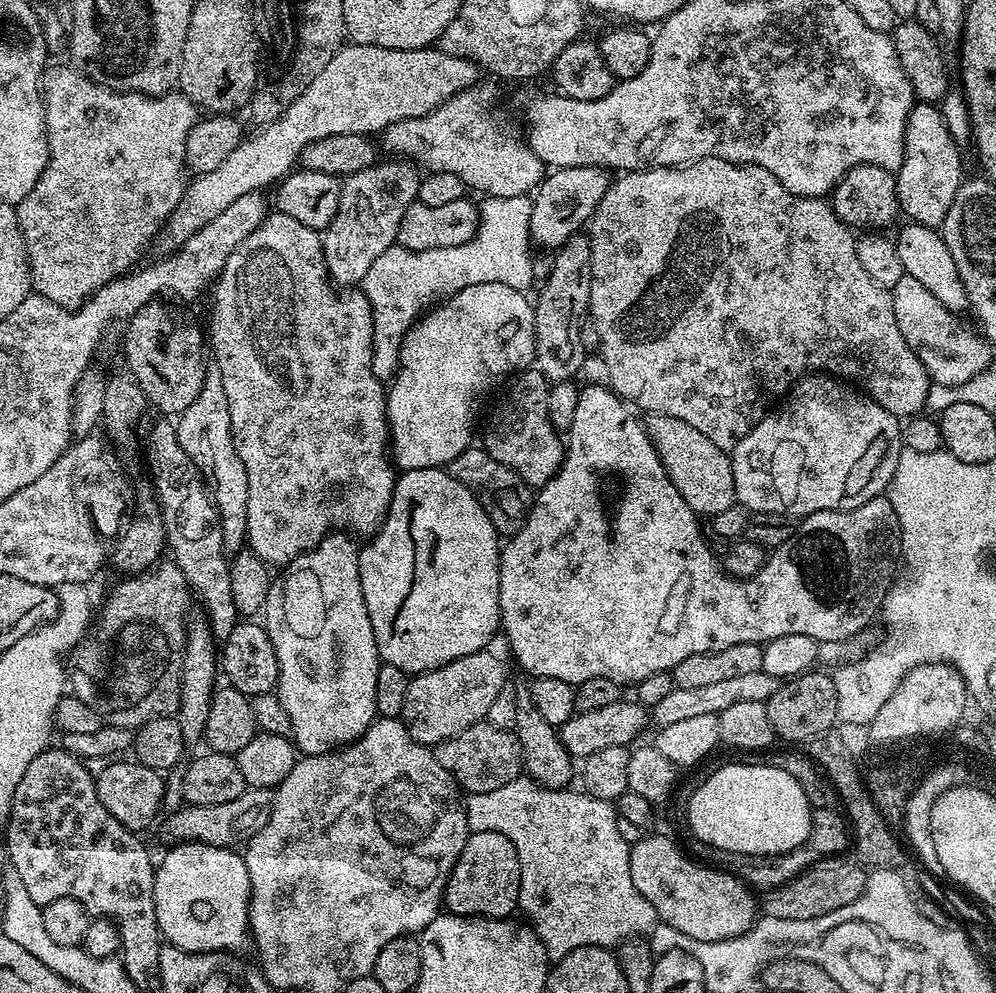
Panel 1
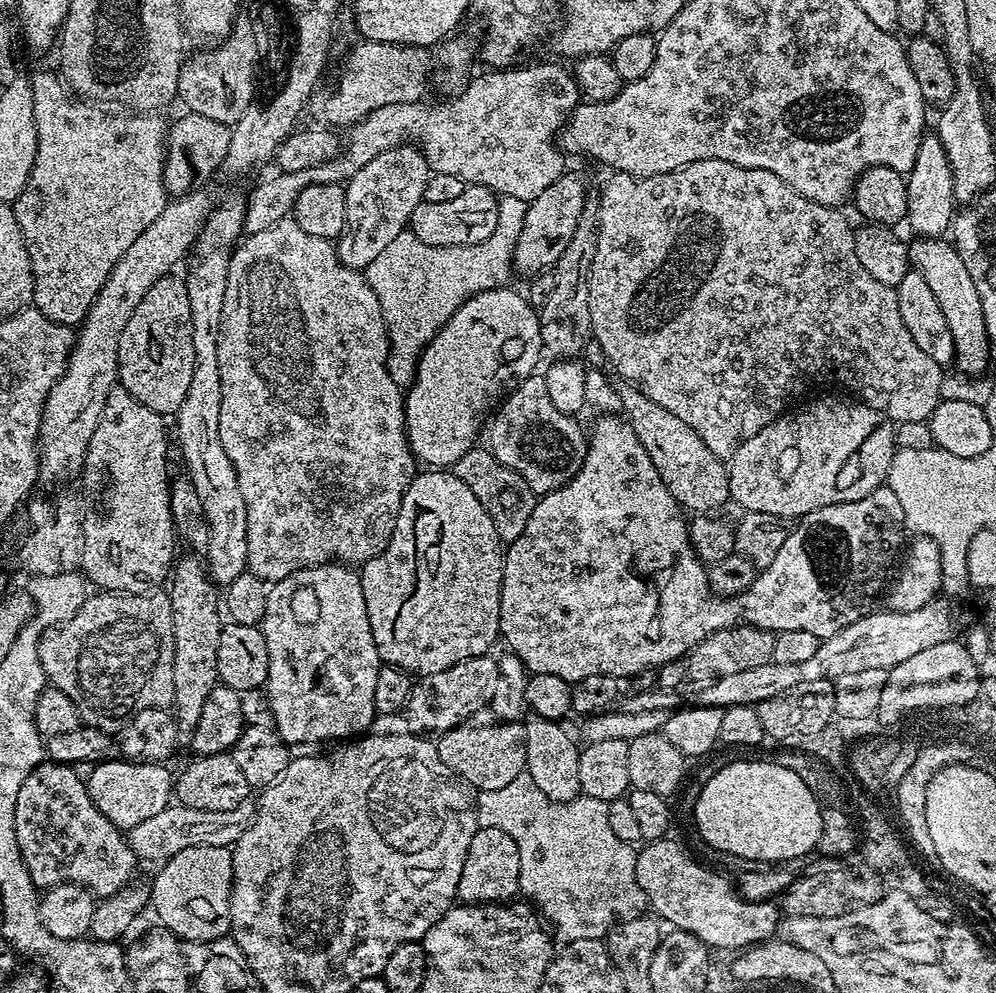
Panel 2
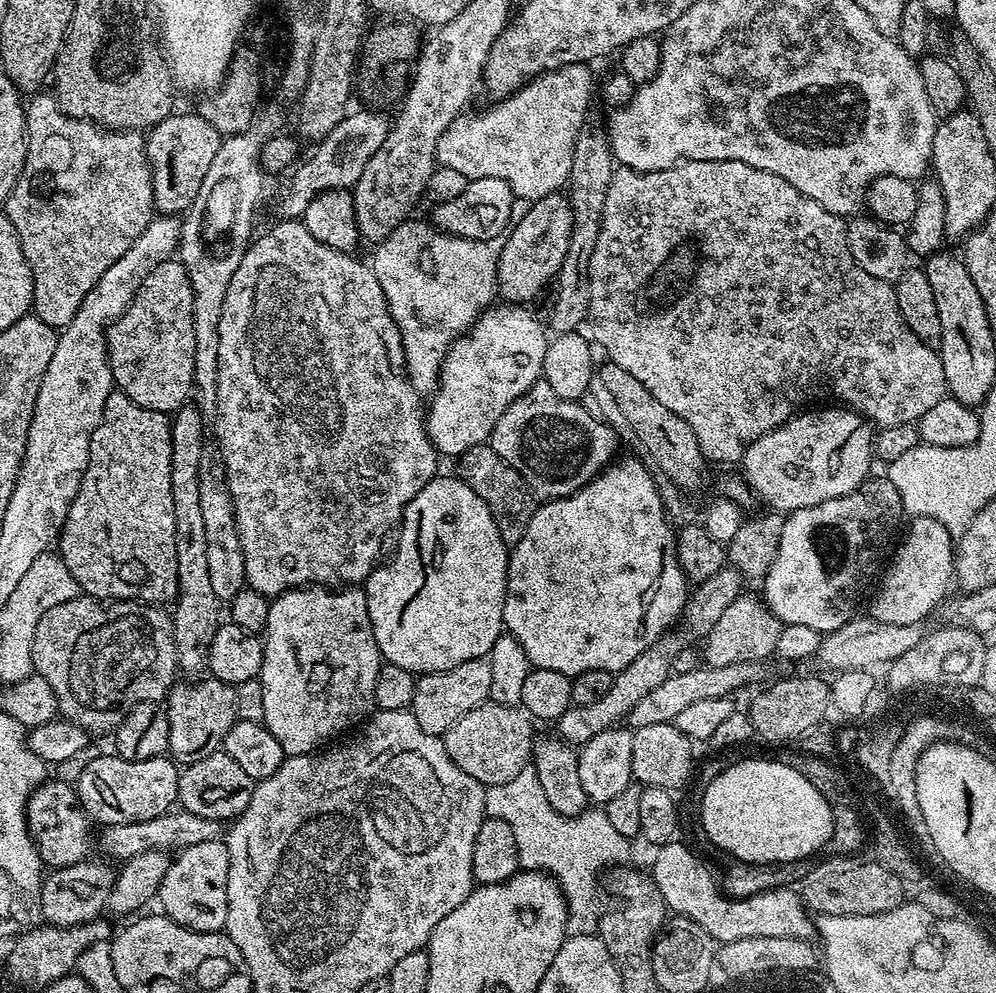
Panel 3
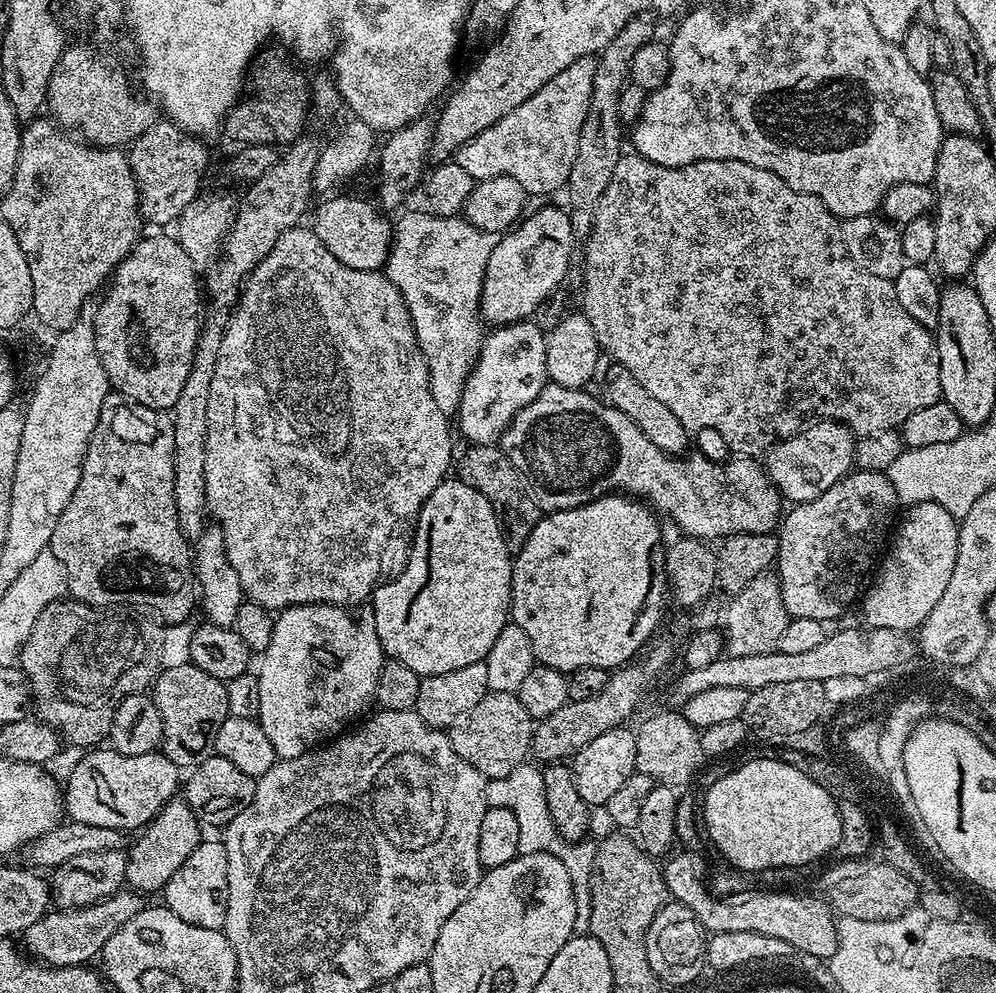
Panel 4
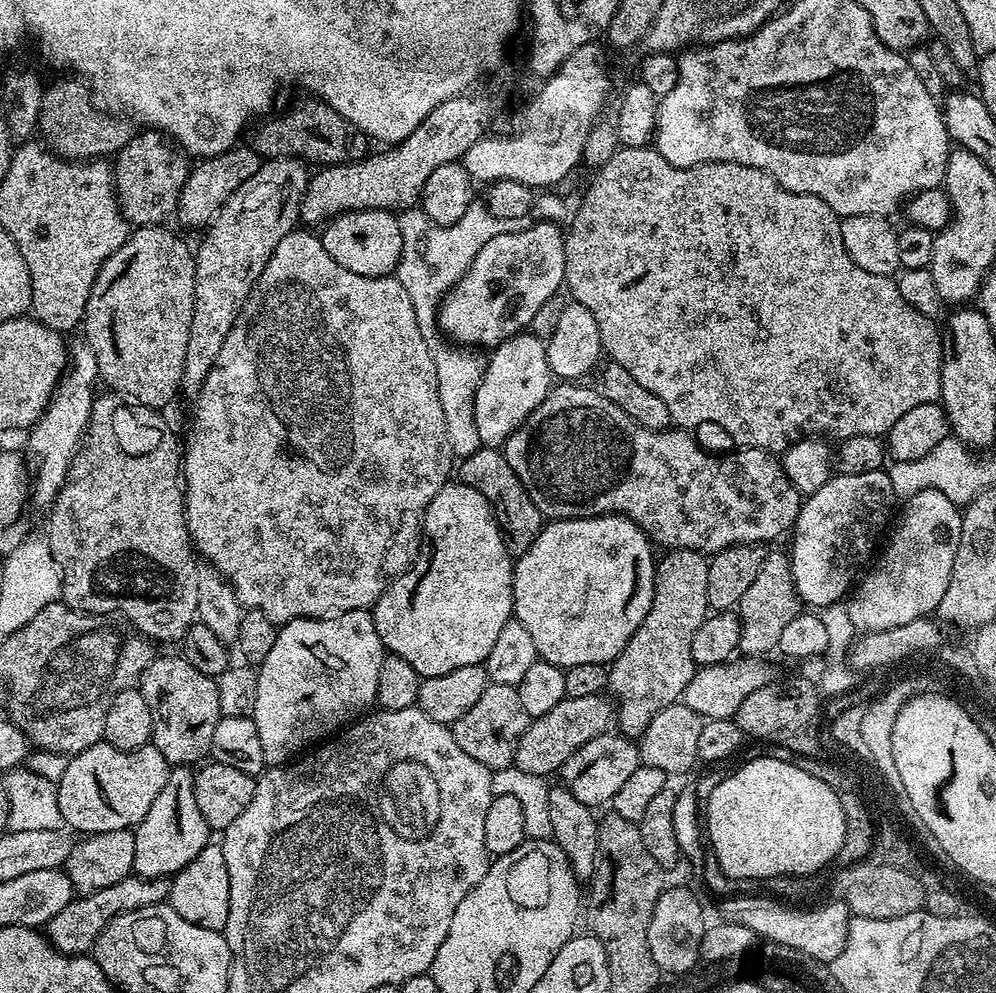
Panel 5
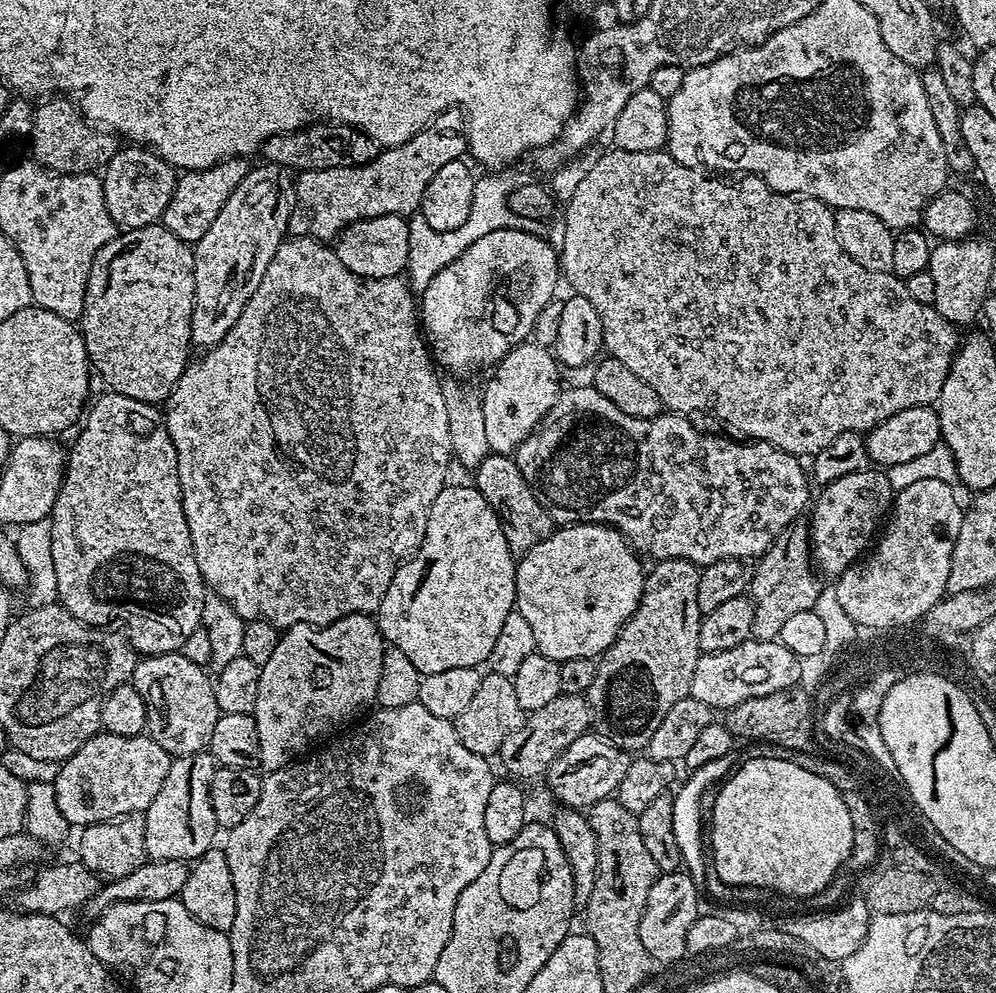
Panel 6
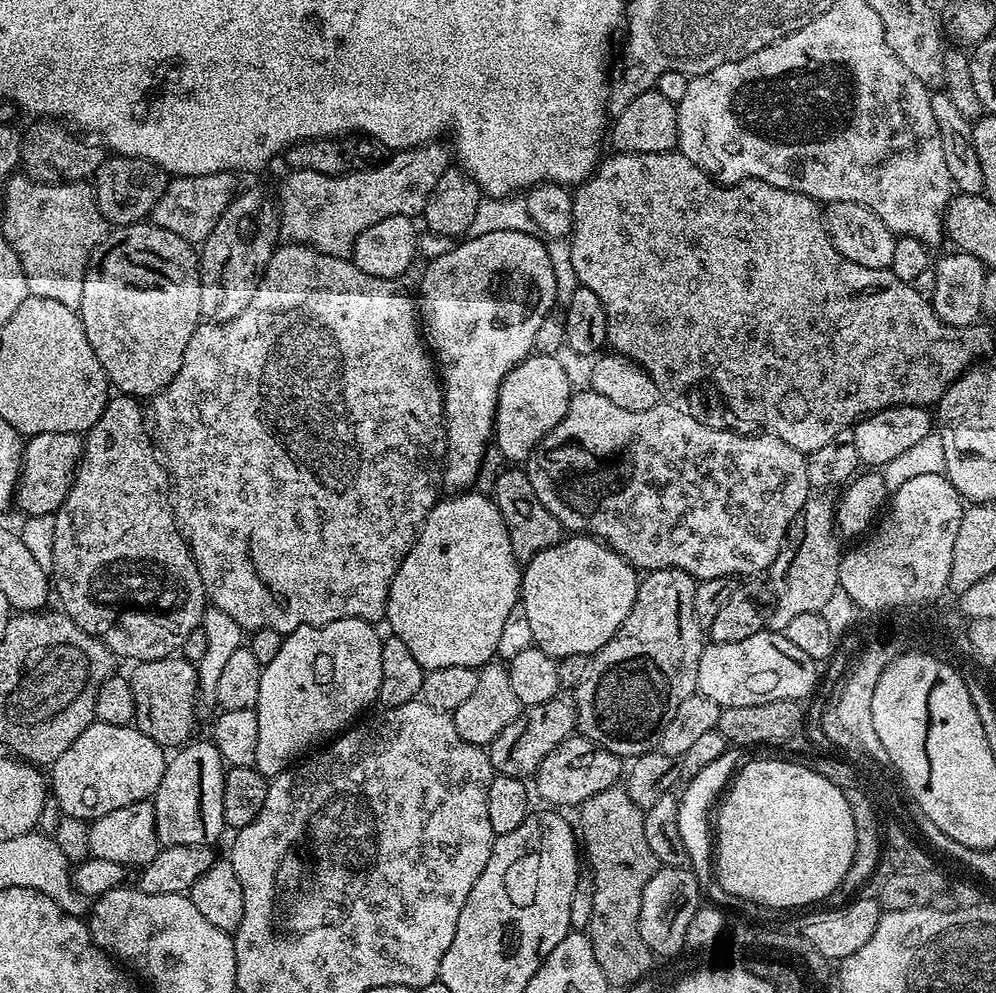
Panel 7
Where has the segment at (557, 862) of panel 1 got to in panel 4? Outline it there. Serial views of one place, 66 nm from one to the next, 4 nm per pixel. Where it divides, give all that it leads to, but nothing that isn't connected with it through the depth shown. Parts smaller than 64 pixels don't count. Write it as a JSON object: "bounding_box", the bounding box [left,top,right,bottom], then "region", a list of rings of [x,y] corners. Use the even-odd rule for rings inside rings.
{"bounding_box":[486,762,597,925],"region":[[[525,762],[510,770],[506,778],[488,780],[486,798],[490,808],[506,808],[513,811],[514,818],[518,821],[518,846],[521,853],[549,852],[554,854],[566,866],[572,879],[572,889],[576,895],[576,922],[577,925],[587,925],[592,909],[592,893],[590,881],[592,869],[596,859],[597,845],[589,842],[569,843],[560,836],[551,820],[550,810],[547,809],[546,788],[543,785],[542,771],[535,763]]]}

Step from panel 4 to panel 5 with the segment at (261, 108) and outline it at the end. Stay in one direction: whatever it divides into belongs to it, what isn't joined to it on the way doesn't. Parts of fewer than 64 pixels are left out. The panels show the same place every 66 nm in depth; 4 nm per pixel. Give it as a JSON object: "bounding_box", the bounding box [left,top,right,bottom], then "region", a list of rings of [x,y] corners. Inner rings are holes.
{"bounding_box":[250,94,369,166],"region":[[[311,94],[301,97],[301,100],[294,101],[281,116],[269,115],[251,129],[253,132],[250,146],[260,157],[273,160],[283,156],[299,156],[309,165],[327,166],[350,164],[353,160],[362,160],[369,155],[369,137],[364,135],[358,125],[342,118],[342,114],[338,114],[330,105],[325,104],[323,100],[317,100]]]}

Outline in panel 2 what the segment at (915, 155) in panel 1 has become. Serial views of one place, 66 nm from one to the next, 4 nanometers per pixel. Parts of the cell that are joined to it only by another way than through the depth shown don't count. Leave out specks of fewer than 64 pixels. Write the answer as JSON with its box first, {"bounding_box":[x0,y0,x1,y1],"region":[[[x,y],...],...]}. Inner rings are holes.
{"bounding_box":[906,134,958,237],"region":[[[934,134],[925,135],[924,141],[918,146],[918,158],[906,173],[906,183],[906,224],[916,231],[917,237],[947,237],[958,211],[958,201],[954,194],[954,178],[946,150],[942,150],[942,142]]]}

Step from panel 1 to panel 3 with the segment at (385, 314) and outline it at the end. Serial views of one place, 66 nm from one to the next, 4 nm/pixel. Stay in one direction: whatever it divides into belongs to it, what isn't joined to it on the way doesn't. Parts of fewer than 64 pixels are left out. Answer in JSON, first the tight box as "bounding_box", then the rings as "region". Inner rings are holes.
{"bounding_box":[370,219,502,394],"region":[[[416,219],[402,221],[385,240],[375,245],[376,253],[370,259],[370,267],[374,278],[378,278],[378,286],[382,286],[382,294],[386,294],[388,309],[400,331],[406,375],[417,392],[431,394],[440,382],[440,368],[452,343],[463,336],[480,313],[497,299],[496,267],[502,244],[499,239],[467,240],[450,236],[431,223],[423,224]]]}

